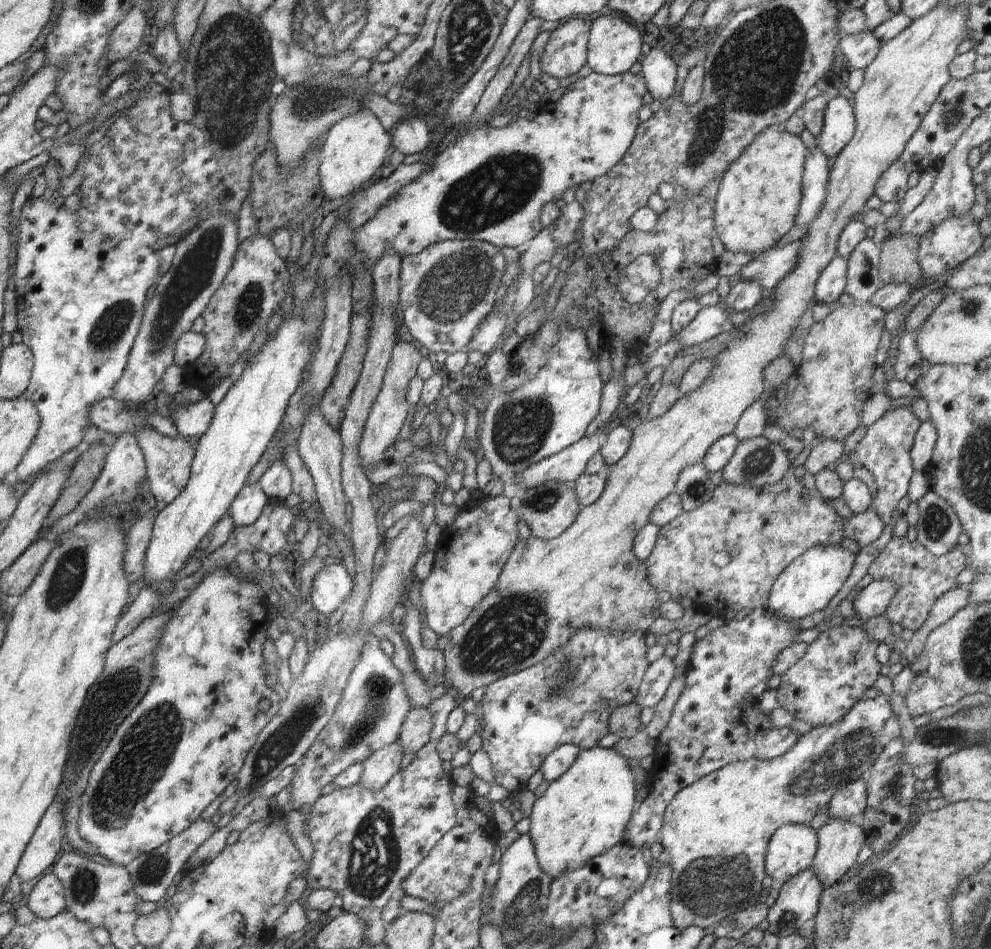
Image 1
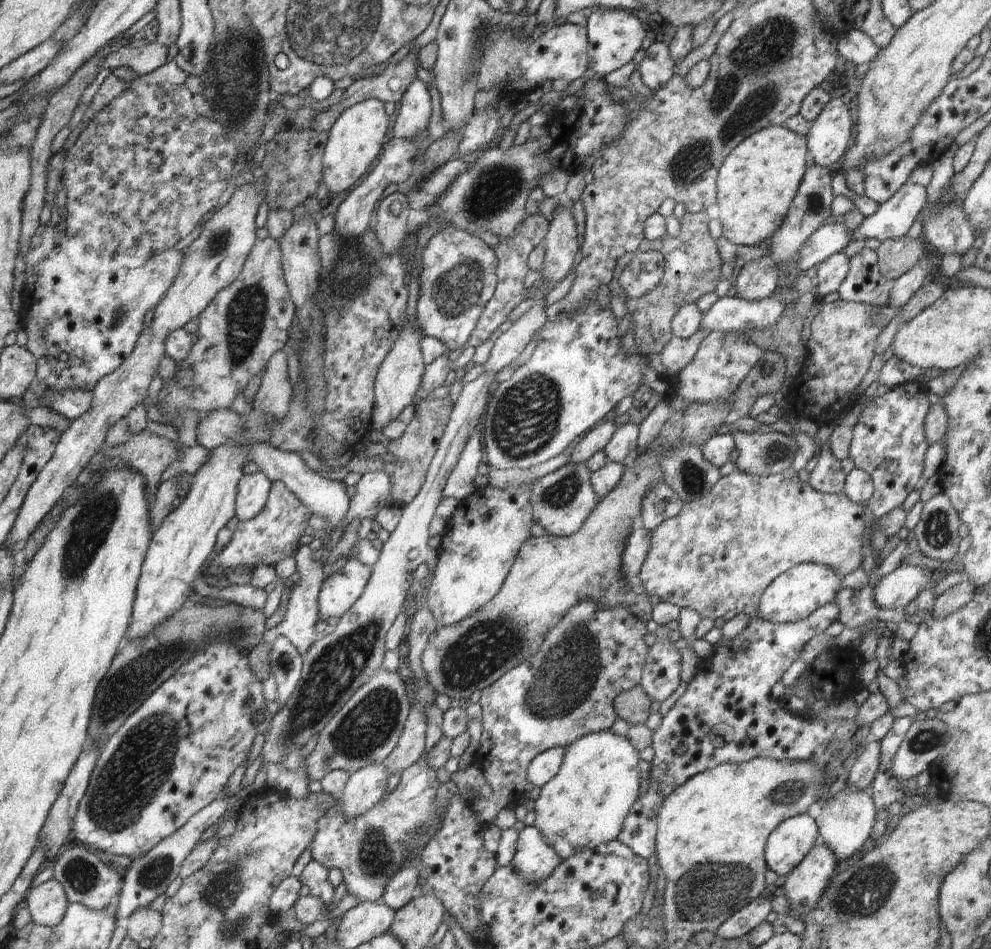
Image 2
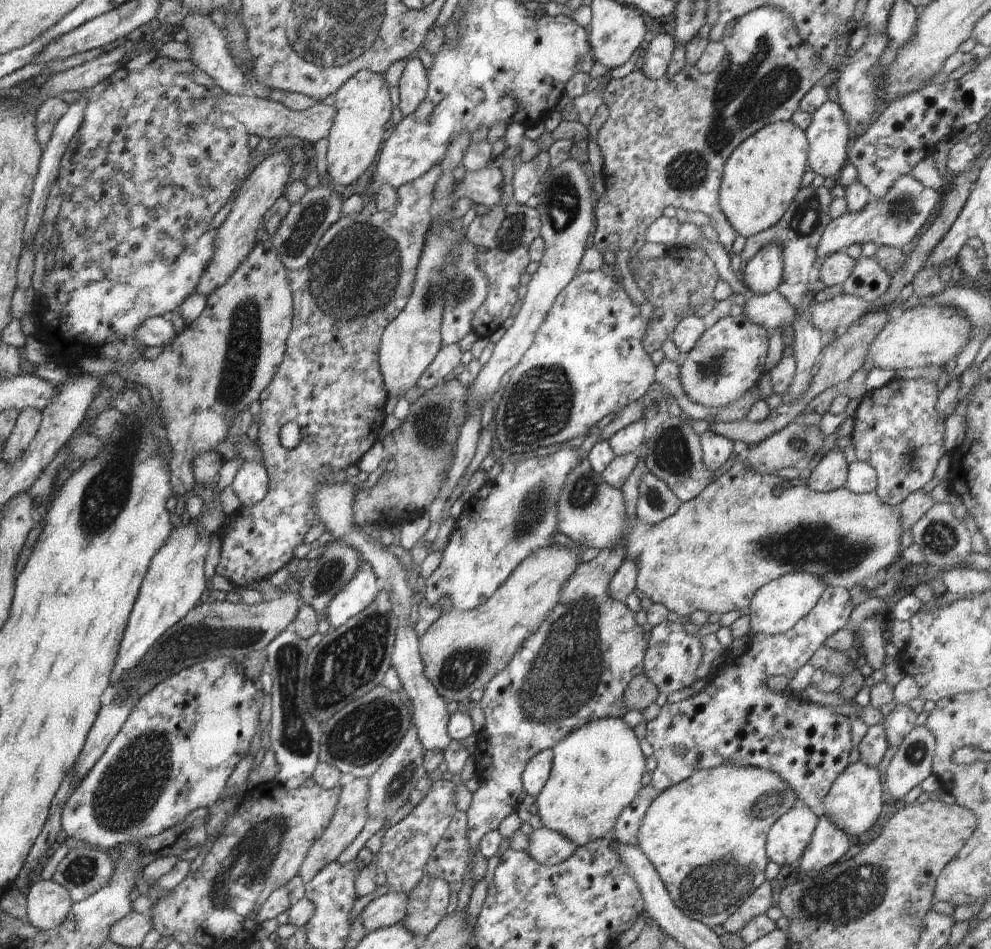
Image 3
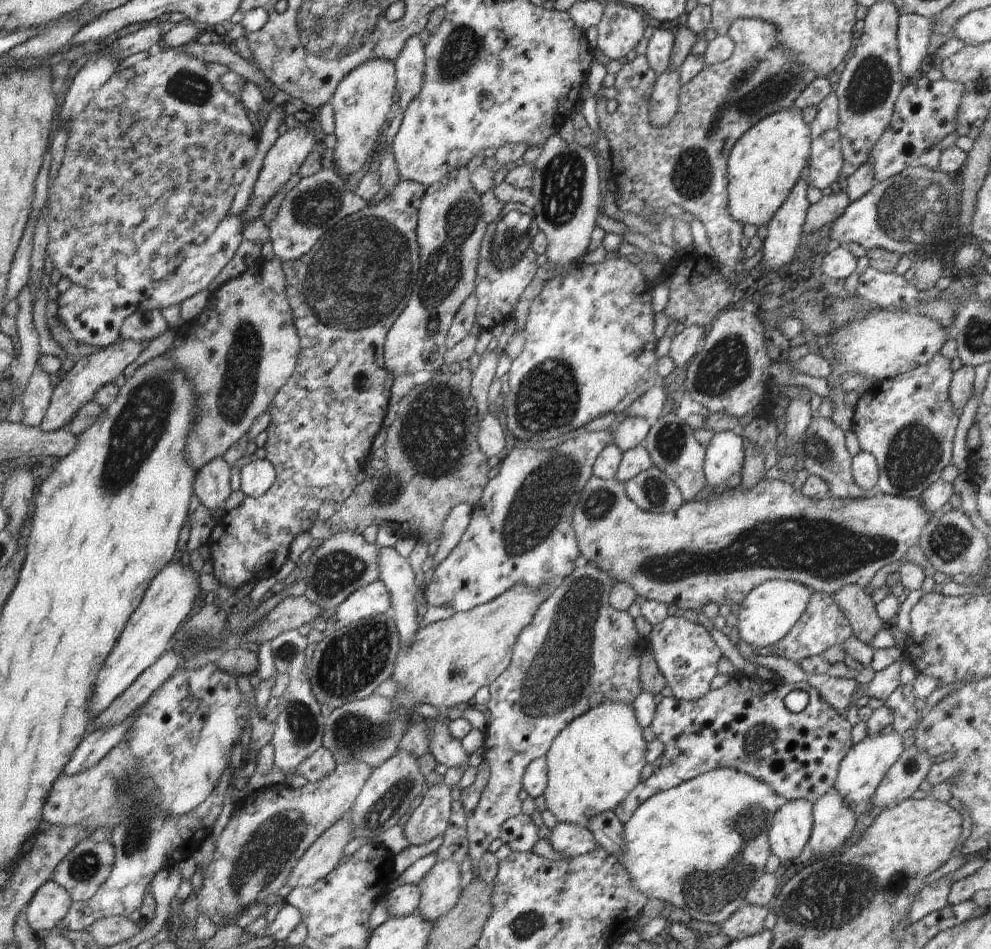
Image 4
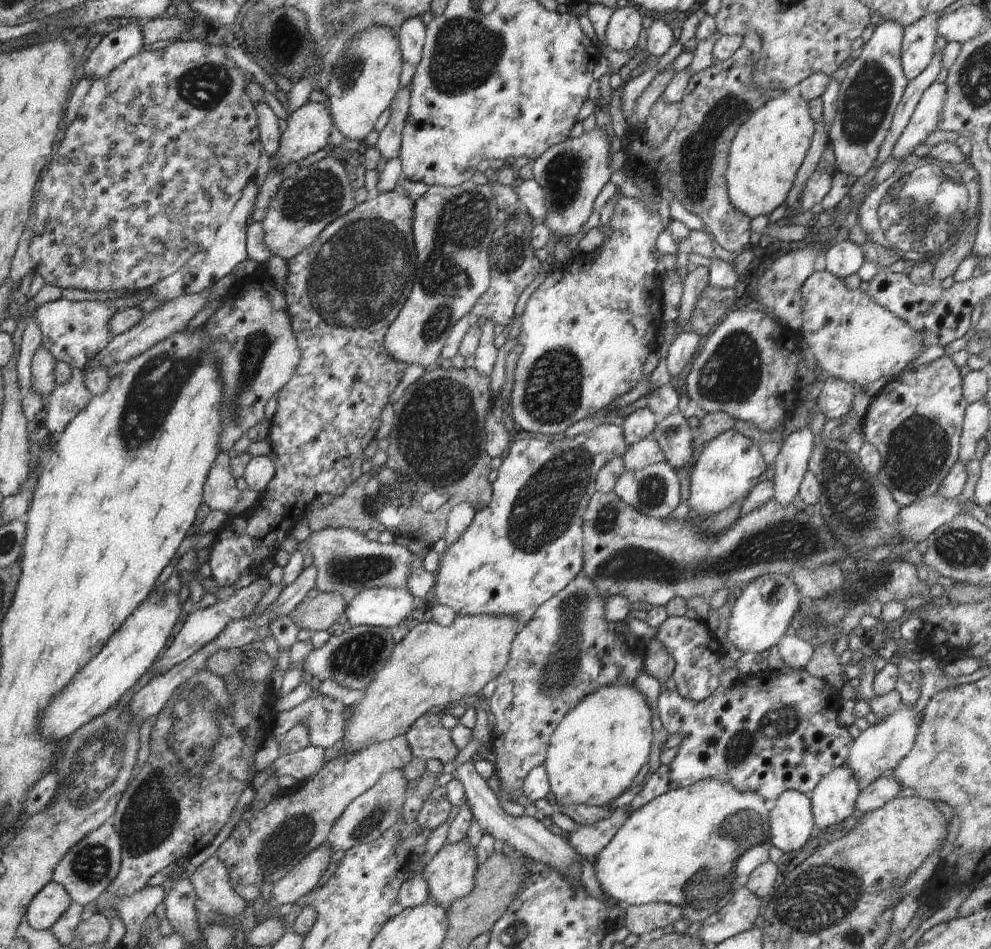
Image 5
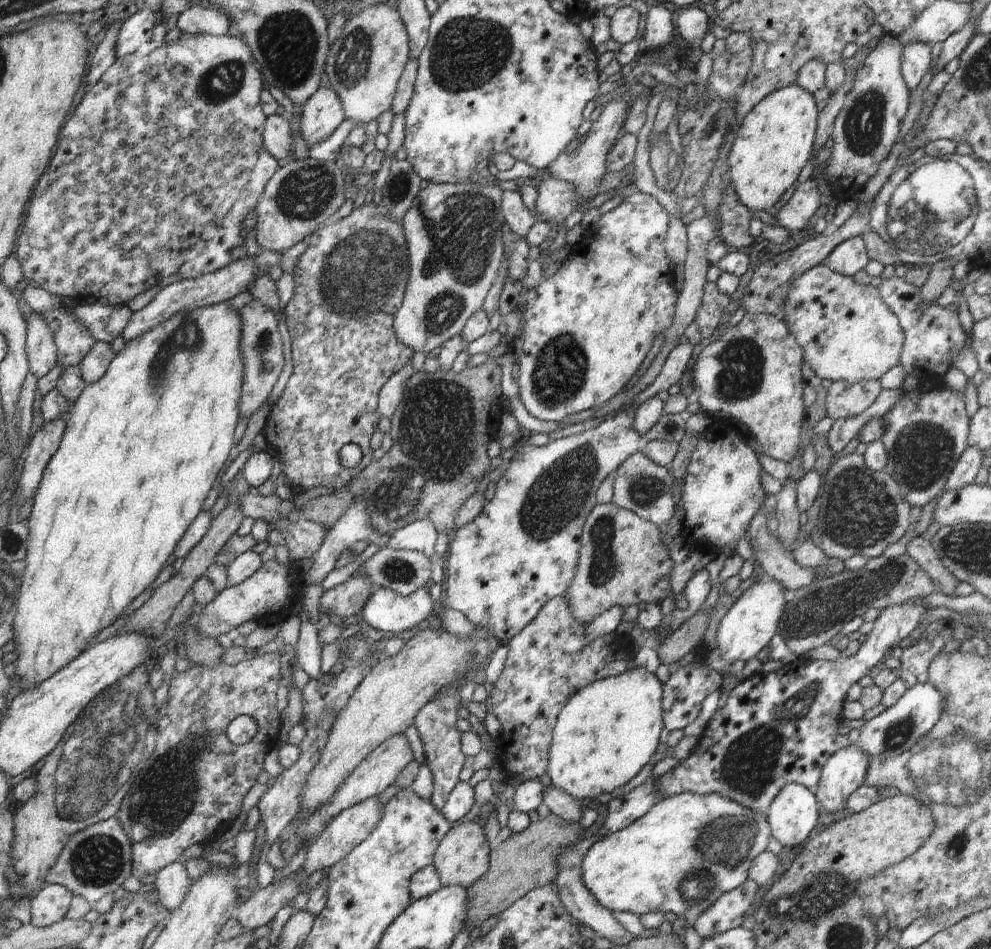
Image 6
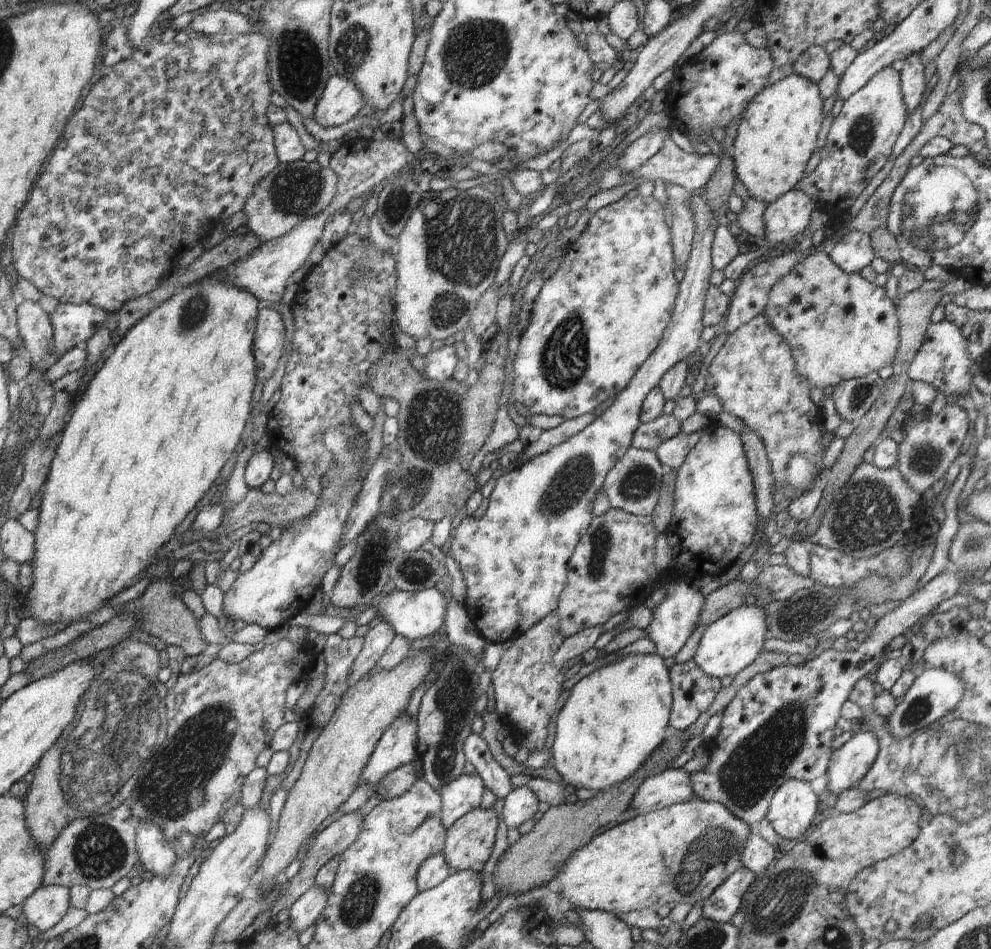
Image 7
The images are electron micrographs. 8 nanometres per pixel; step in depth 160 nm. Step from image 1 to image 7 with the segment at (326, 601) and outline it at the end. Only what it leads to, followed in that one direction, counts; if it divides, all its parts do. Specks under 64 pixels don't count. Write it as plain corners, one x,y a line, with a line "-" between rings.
435,587
419,592
392,591
388,596
380,596
376,602
376,613
381,615
396,635
411,641
433,639
445,622
447,600

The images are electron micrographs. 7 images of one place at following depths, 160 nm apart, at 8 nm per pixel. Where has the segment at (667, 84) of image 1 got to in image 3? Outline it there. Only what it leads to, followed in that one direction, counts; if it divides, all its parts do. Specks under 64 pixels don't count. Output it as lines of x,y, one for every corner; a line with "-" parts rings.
669,34
656,35
648,44
642,72
649,79
659,79
666,75
674,47
675,42

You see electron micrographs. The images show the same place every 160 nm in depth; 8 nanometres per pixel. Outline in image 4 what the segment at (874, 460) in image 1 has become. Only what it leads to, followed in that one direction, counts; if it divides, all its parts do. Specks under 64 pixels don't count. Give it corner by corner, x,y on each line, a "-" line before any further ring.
939,353
915,370
898,374
895,378
876,380
866,393
859,396
853,408
852,430
856,433
861,451
876,458
879,476
874,490
894,497
919,497
928,486
940,479
944,468
953,464
953,442
961,415
950,401
953,376
951,361

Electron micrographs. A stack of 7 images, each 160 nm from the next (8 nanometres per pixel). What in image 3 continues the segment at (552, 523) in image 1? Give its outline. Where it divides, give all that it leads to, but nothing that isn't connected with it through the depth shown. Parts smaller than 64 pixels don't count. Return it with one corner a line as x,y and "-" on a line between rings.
591,430
586,433
585,440
579,447
579,463
573,466
571,473
567,474
565,483
559,492
557,504
557,533
561,532
571,538
574,543
584,547
594,547
602,549
624,549
625,559
631,558
631,561
637,564
637,589
639,595
652,599
654,603
660,603
666,608
680,616
688,616
694,611
702,611
710,614
724,614
734,610
742,610
751,605
754,593
767,582
787,575
788,573
807,572
820,577
826,586
852,588
857,584
865,583
867,579
875,577
876,572
881,568
894,570
896,561
894,558
900,556
900,537
904,530
900,526
899,516
896,514
897,506
887,505
881,502
881,498
874,493
856,494
846,487
819,493
813,491
808,485
790,486
788,480
774,475
759,475
753,473
750,469
745,469
744,464
738,460
732,460
729,465
720,471
718,478
710,483
696,498
681,503
681,507
676,514
669,516
667,519
656,524
648,524
642,519
630,519
625,513
625,500
621,489
610,486
599,475
589,463
588,453
590,449
600,440
599,431

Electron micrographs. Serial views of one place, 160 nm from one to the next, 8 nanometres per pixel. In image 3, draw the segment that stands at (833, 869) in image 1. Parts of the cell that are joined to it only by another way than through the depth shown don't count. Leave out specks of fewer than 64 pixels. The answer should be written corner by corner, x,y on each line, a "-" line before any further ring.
861,759
855,764
848,764
845,771
836,778
829,793
825,796
823,815
827,819
831,819
849,837
864,834
866,830
870,830
876,824
876,820
882,812
884,785
880,780
877,767
868,766

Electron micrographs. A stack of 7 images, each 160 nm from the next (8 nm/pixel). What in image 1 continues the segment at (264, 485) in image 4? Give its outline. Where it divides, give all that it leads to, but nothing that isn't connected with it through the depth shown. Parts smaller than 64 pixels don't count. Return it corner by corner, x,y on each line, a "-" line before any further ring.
259,482
247,484
232,502
229,516
237,526
251,526
260,518
268,502
268,496
264,495

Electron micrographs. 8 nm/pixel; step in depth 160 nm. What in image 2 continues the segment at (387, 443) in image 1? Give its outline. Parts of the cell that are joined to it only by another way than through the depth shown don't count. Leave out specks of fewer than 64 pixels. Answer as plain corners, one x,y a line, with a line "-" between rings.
407,320
405,326
397,336
397,339
392,345
392,348
387,352
384,362
380,365
375,378
375,393
374,406
371,412
371,428
370,430
382,431
385,426
388,426
407,406
415,404
421,396
421,380
425,373
424,358
420,349
420,338
424,337
423,330
417,326
410,325

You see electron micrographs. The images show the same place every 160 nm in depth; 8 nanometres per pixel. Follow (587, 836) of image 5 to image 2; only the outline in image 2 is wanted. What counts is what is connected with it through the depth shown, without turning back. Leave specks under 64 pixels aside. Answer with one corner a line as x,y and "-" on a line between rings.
534,825
524,827
519,832
516,852
510,864
525,881
544,882
561,862
559,854

